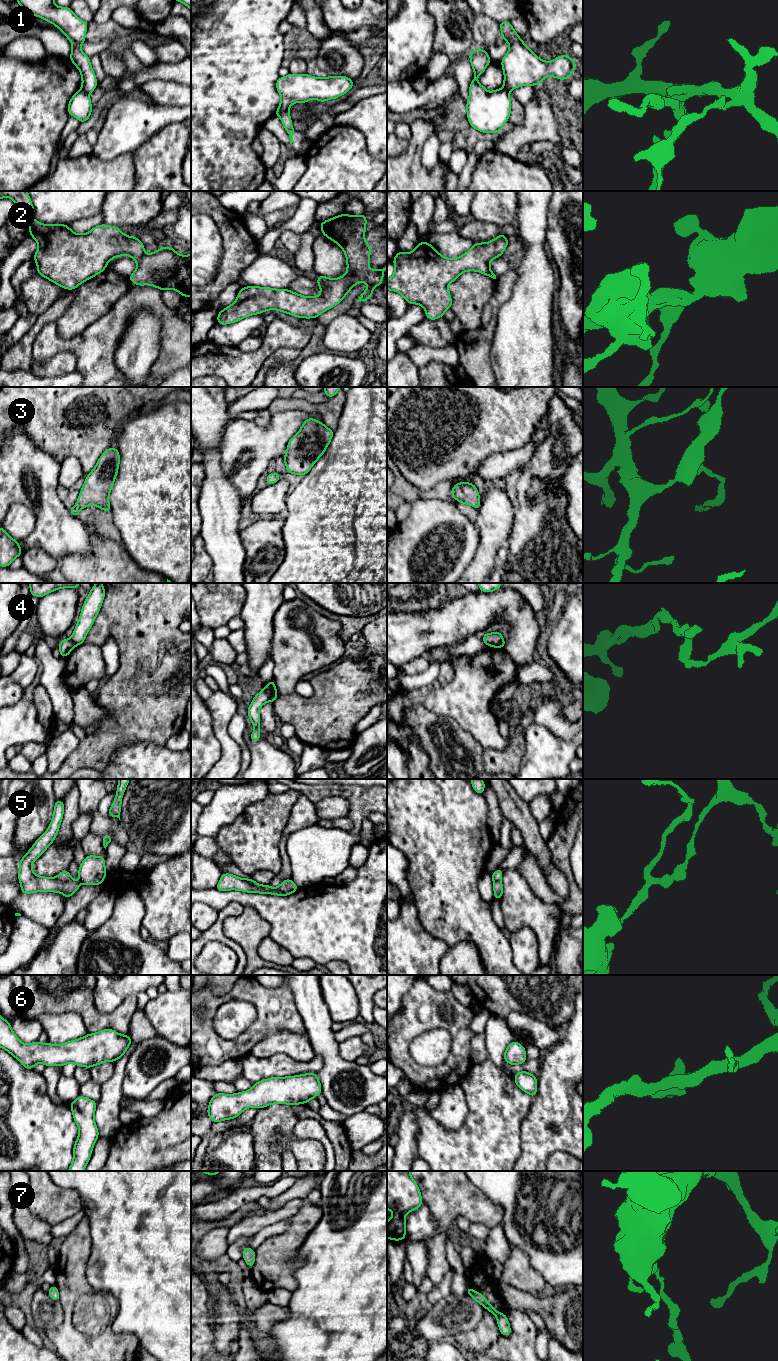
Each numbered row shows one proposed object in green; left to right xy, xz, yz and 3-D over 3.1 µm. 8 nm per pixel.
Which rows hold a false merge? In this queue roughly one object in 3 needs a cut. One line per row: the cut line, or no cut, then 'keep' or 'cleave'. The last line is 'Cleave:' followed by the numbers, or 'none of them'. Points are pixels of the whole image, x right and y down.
1: cut xz (288, 110), (279, 116); cleave
2: cut none; keep
3: cut none; keep
4: cut xz (265, 688), (270, 700); cleave
5: cut xy (55, 877), (59, 880), (70, 879); cleave
6: cut none; keep
7: cut none; keep
Cleave: 1, 4, 5

